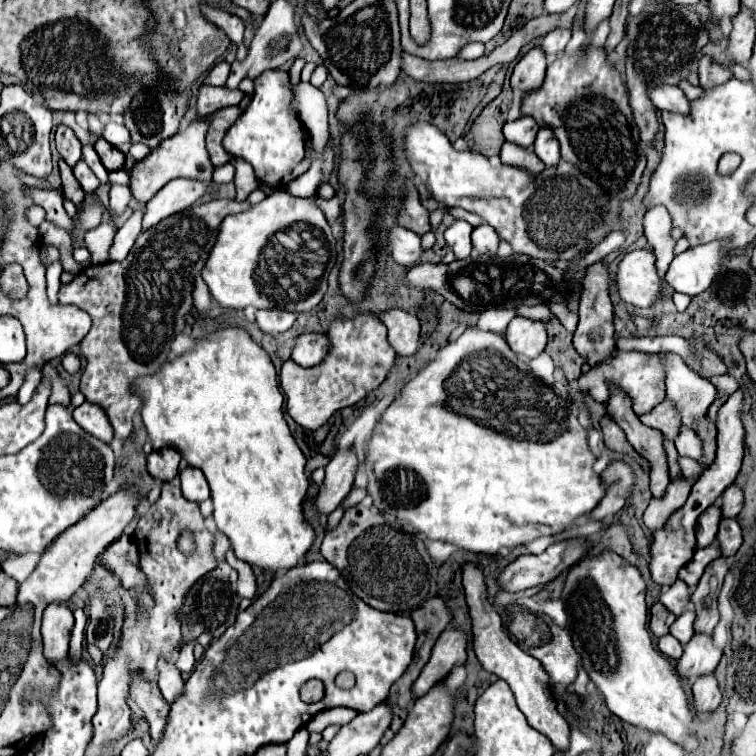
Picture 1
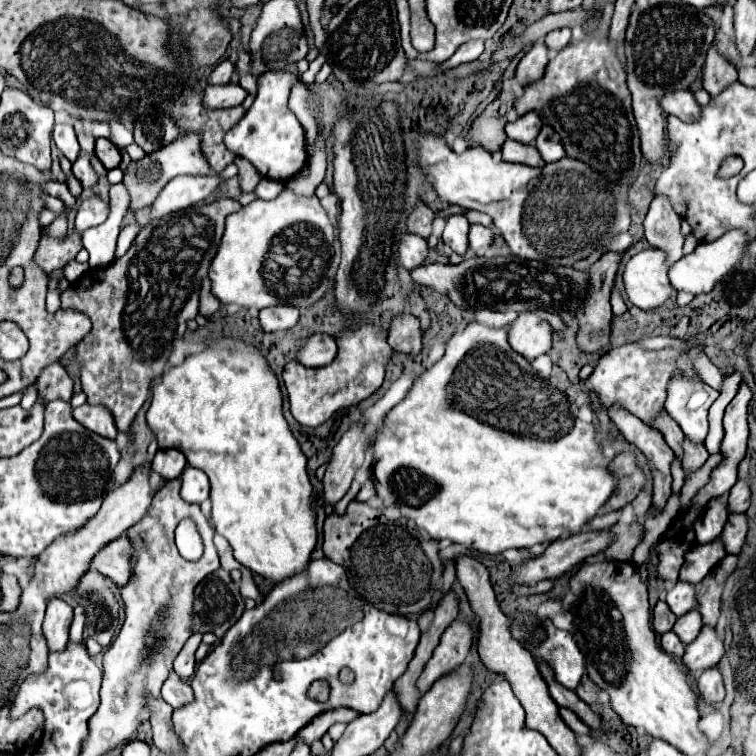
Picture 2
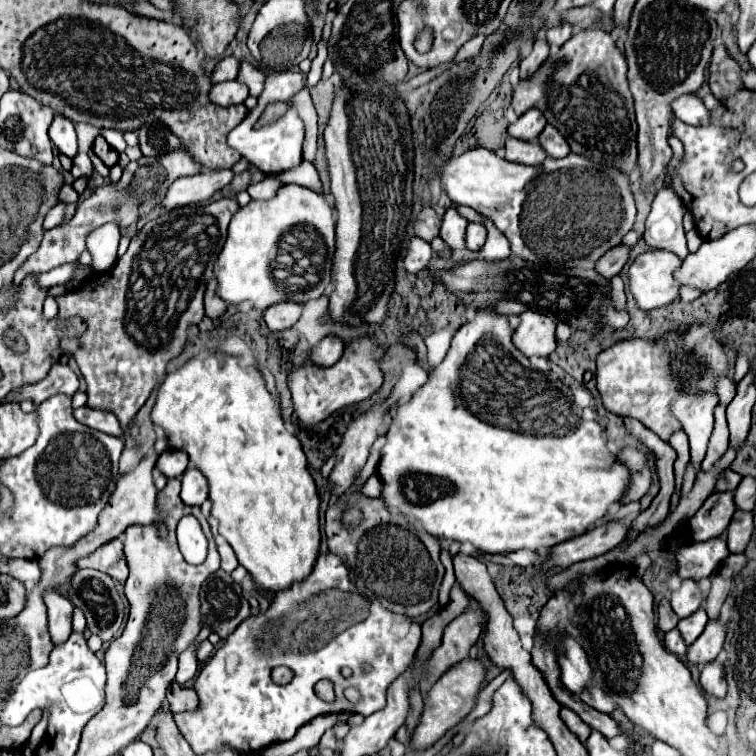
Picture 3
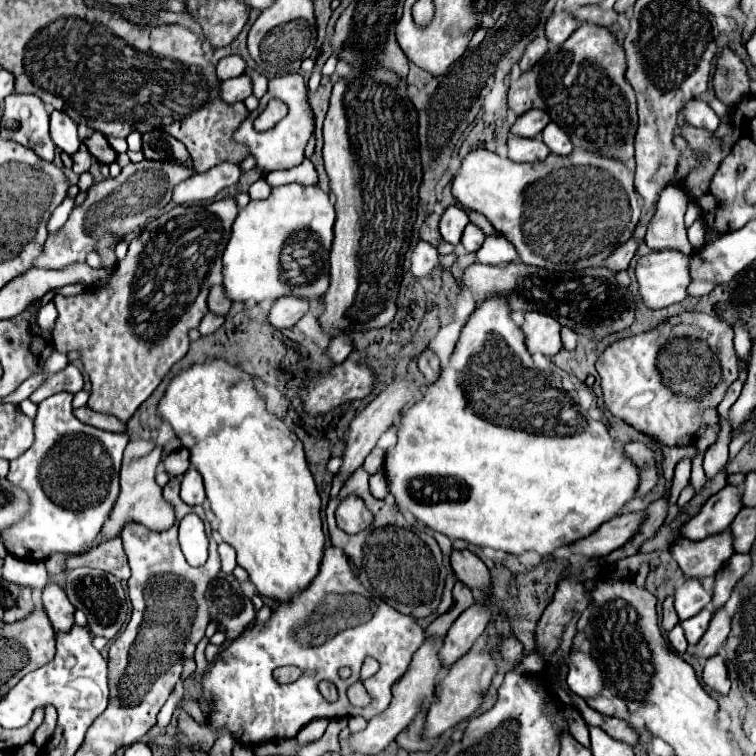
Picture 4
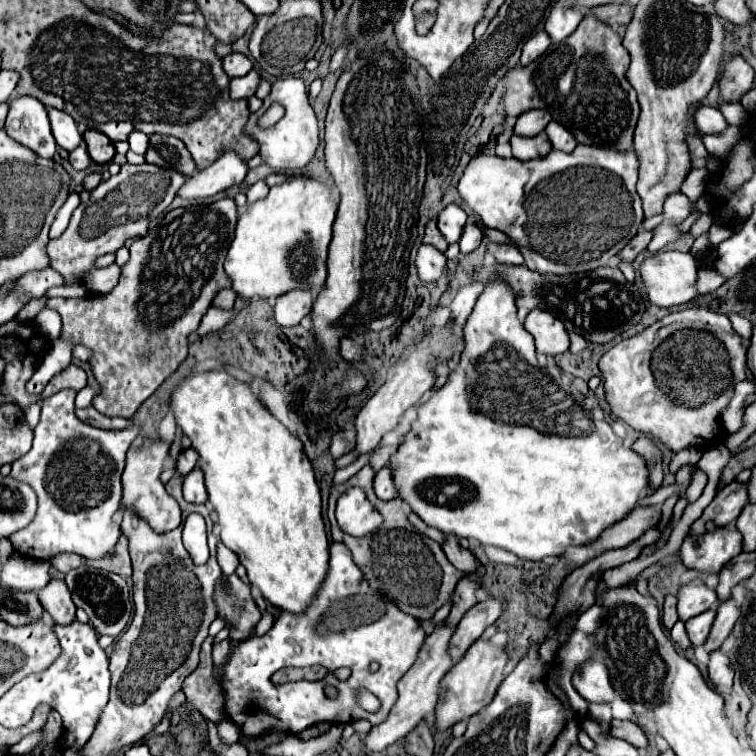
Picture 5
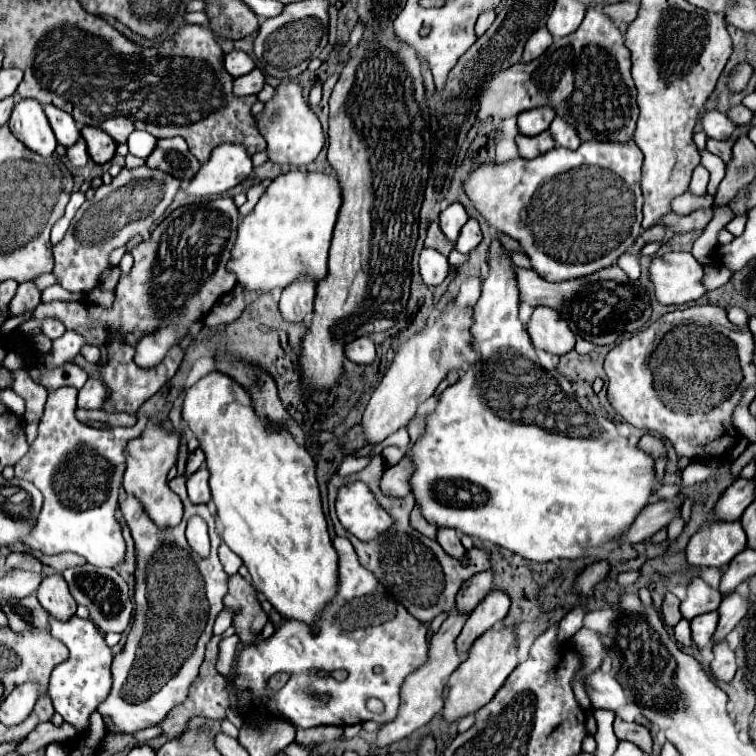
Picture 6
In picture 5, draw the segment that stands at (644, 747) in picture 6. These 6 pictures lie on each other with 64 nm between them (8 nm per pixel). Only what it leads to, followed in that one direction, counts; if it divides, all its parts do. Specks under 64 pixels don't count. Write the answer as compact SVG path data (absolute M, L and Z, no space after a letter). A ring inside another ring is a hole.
M612 720L610 722L610 734L614 734L614 738L620 738L620 740L634 744L636 748L648 746L644 732L634 722L628 722L628 720Z

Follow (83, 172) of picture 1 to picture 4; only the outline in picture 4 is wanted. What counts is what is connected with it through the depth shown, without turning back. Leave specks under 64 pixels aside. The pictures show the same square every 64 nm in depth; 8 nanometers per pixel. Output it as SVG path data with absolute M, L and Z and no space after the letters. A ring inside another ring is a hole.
M82 146L74 156L72 156L72 160L74 160L74 172L76 174L82 174L82 172L88 172L90 170L90 164L92 164L92 156L90 156L90 152L86 150L86 146Z

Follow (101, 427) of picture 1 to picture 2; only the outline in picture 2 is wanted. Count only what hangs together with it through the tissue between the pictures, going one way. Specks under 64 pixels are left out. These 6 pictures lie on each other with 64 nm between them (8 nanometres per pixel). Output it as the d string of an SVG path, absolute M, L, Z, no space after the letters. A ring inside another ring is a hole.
M82 404L74 410L74 418L88 428L90 432L96 432L104 438L114 440L116 438L116 424L112 420L112 414L104 408L104 406L90 406L90 404Z

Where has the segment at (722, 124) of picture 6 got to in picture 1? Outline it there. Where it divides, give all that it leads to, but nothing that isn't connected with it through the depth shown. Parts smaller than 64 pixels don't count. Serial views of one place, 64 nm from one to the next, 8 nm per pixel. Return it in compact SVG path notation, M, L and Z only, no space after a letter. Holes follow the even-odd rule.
M650 84L648 86L648 98L652 100L652 104L658 110L670 110L670 112L680 112L680 114L690 112L690 102L678 86Z

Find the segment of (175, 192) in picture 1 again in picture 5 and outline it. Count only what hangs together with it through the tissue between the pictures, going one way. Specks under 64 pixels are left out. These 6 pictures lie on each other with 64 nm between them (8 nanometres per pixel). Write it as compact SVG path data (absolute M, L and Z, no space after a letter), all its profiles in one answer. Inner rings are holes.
M228 150L210 168L204 168L202 172L192 174L178 190L178 196L186 200L210 198L234 184L240 184L246 172L248 172L246 162L240 160L236 152Z

